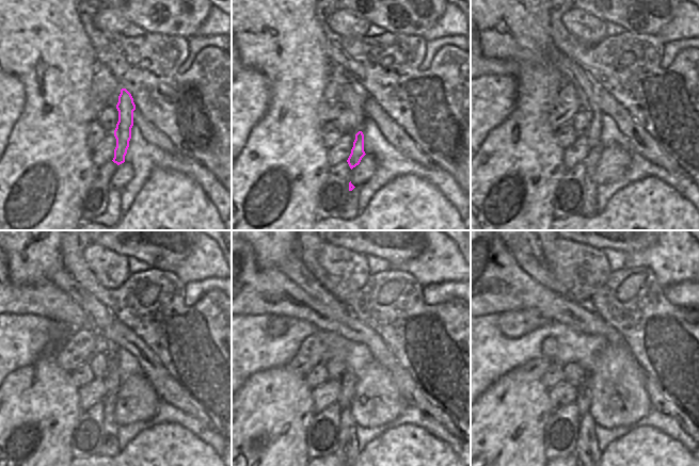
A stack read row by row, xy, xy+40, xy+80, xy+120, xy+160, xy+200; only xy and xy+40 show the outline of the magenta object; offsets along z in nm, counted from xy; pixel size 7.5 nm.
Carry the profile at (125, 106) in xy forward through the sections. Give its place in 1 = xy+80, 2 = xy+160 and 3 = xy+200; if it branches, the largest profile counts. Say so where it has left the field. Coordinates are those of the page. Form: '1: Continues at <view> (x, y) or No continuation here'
1: Continues at xy+80 (589, 208)
2: Continues at xy+160 (348, 447)
3: Continues at xy+200 (587, 447).

